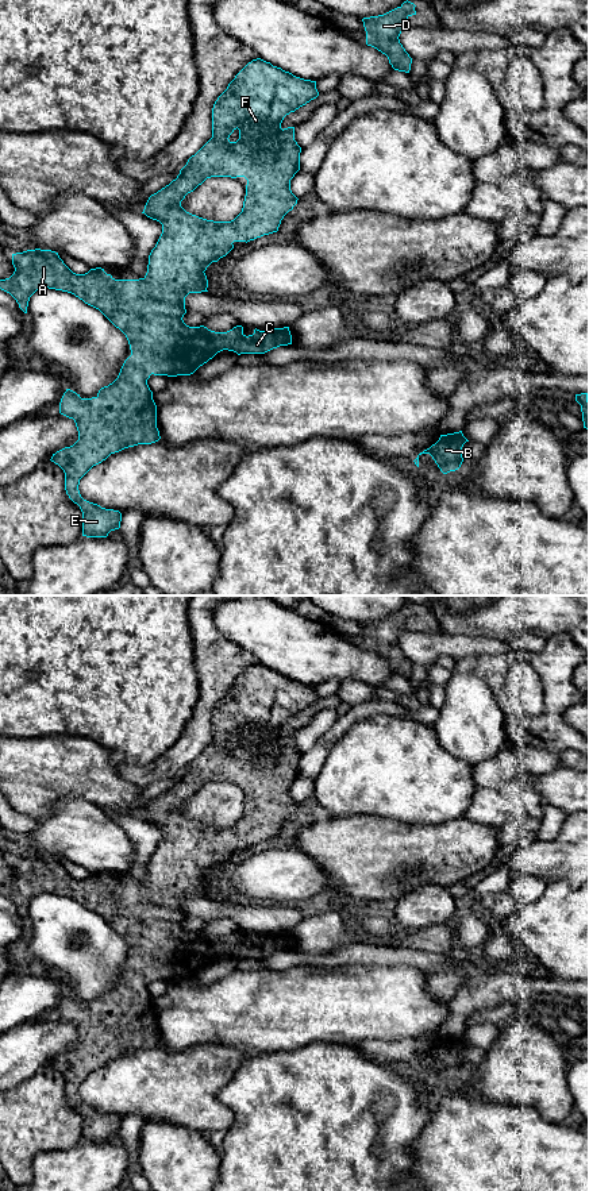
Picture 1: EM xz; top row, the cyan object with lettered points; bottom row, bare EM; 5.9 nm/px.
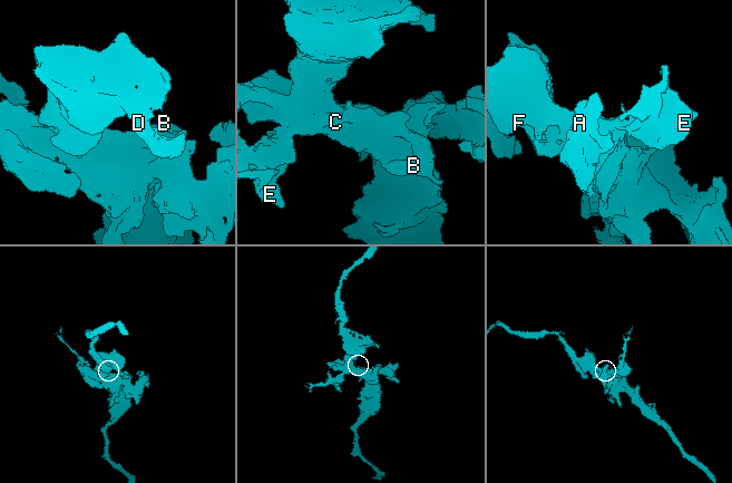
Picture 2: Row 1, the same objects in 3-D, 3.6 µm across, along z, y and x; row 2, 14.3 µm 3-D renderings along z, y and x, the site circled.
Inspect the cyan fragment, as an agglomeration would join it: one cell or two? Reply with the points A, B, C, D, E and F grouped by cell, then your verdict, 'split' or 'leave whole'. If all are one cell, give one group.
groups A B C D E F; leave whole

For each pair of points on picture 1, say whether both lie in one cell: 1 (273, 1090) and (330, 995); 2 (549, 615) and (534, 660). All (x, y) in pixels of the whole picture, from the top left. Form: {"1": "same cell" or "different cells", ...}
{"1": "different cells", "2": "different cells"}

